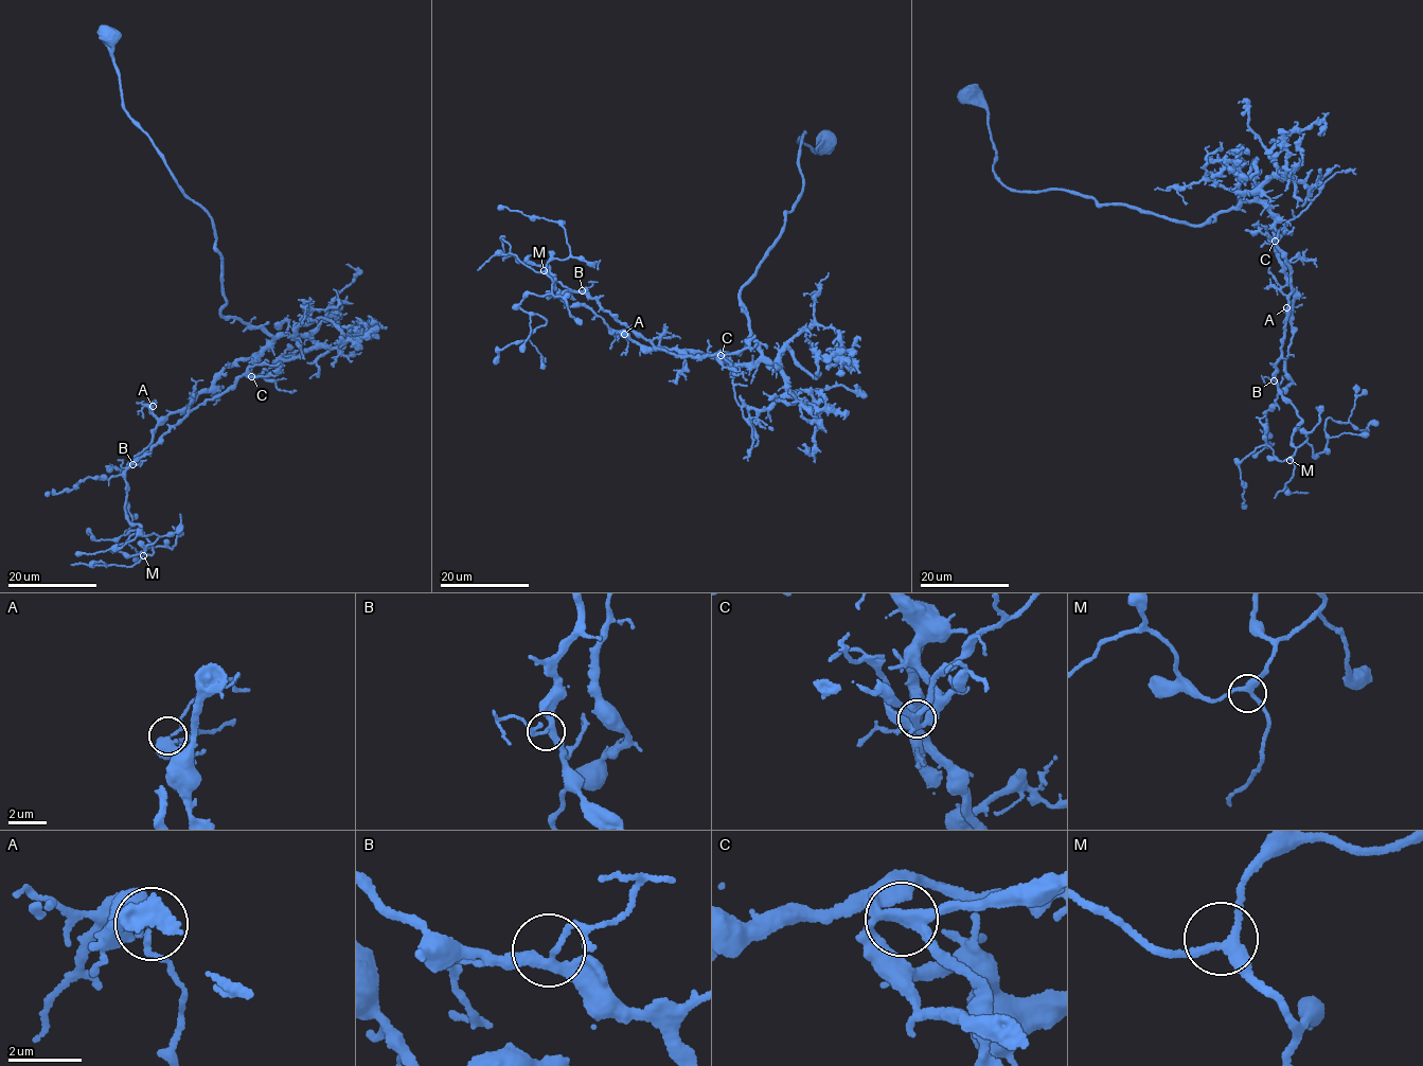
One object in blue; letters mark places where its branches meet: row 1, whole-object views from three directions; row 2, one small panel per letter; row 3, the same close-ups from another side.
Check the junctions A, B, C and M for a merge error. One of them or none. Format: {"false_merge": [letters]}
{"false_merge": ["C"]}

